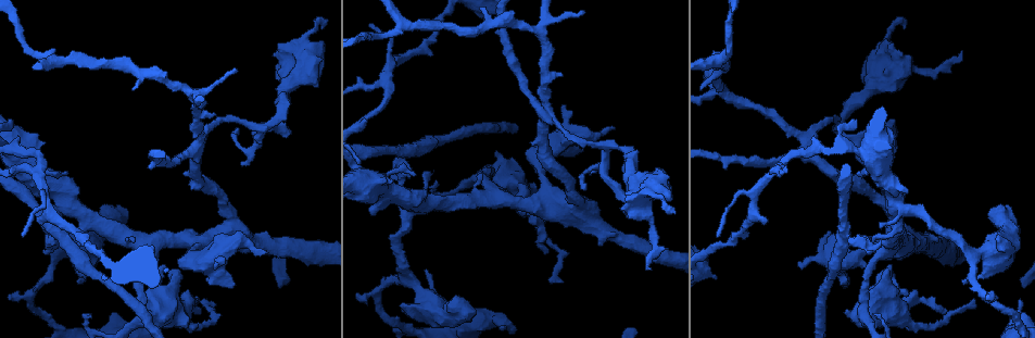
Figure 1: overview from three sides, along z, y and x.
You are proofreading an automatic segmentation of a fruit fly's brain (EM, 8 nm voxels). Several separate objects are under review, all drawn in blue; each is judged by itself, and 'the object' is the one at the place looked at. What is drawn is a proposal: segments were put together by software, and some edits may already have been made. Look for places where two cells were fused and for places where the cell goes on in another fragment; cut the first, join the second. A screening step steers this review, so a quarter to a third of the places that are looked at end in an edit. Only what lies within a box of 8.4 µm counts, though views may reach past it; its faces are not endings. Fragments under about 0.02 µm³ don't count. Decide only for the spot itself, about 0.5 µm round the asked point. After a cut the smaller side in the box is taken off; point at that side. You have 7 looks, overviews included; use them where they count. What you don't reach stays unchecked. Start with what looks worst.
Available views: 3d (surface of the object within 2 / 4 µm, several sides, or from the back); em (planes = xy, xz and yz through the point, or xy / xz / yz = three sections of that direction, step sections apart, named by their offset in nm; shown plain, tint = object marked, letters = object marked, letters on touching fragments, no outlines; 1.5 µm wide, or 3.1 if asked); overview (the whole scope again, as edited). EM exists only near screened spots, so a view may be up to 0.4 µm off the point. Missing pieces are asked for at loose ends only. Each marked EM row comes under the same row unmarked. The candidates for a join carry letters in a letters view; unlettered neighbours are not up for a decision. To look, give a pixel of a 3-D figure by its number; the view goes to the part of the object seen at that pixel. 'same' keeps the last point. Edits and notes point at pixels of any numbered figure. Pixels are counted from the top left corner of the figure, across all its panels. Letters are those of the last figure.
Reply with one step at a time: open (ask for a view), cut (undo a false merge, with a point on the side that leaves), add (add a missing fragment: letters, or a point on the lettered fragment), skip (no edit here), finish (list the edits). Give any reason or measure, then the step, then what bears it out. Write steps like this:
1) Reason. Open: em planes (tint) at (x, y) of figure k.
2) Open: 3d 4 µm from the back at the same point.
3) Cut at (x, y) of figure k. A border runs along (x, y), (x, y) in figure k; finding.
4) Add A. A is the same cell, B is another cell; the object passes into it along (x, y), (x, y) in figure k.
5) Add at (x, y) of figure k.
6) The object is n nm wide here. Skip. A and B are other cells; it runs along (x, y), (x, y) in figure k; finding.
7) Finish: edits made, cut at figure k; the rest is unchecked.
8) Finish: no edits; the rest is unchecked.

Branch stops here. Open: em planes (letters) at (715, 278) of figure 1.

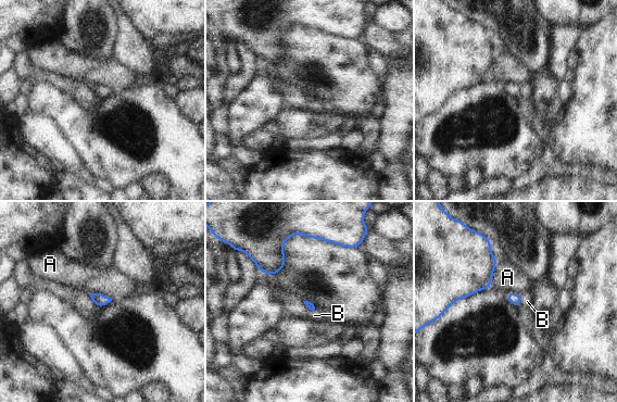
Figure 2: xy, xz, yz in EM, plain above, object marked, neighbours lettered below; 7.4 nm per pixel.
Skip. A and B are other cells; a border runs along (520, 294), (523, 305) in figure 2; none of them fits.

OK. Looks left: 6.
An open end. Open: 3d 2 µm at (945, 313) of figure 1.

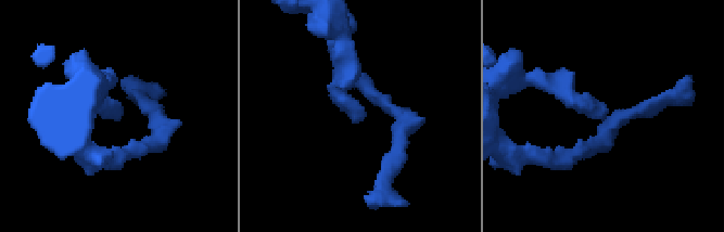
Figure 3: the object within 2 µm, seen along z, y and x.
Need the tissue. Open: em xz step 8 (letters) at (119, 111) of figure 3.

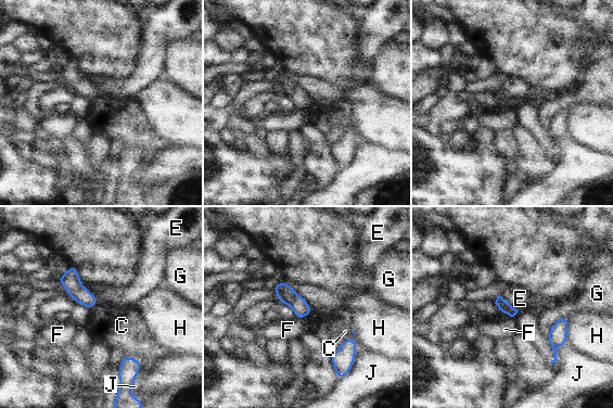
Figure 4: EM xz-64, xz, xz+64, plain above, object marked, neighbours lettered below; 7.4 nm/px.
Open: em planes (letters) at the same point.

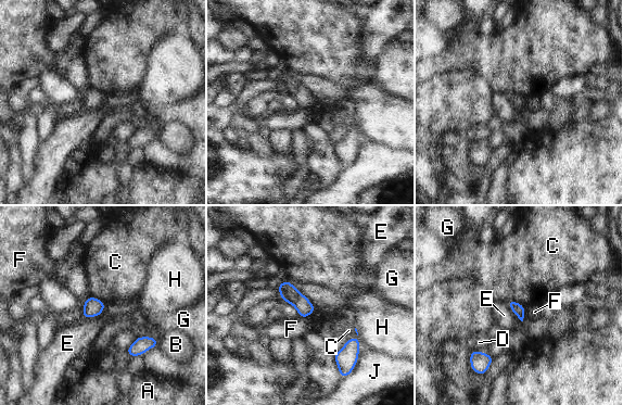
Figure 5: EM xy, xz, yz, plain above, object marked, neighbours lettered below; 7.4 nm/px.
Skip. A, B, C, D, E, F, G, H and J are other cells; a border runs along (355, 328), (358, 337), (347, 340) in figure 5; no lettered fragment goes on from it.

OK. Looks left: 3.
An open end. Open: em planes (tint) at (896, 132) of figure 1.

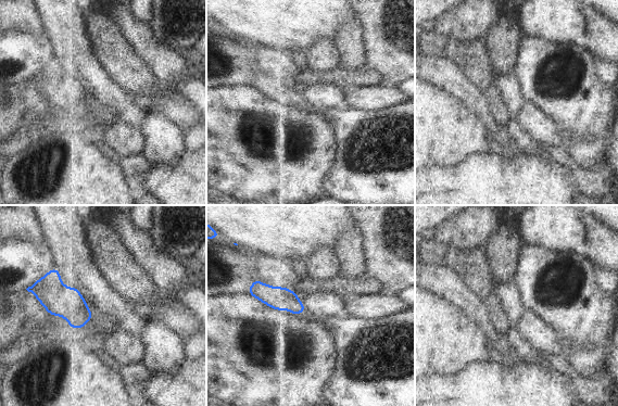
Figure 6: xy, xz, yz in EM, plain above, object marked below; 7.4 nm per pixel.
Open: em planes (letters) at the same point.

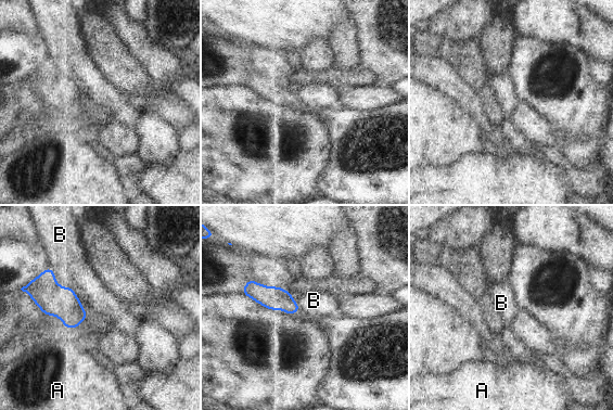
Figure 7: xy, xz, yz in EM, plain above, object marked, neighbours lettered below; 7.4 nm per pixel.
Skip. A and B are other cells; a border runs along (49, 266), (88, 317) in figure 7; no lettered fragment goes on from it.

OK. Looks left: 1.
Finish: no edits; the rest is unchecked.

